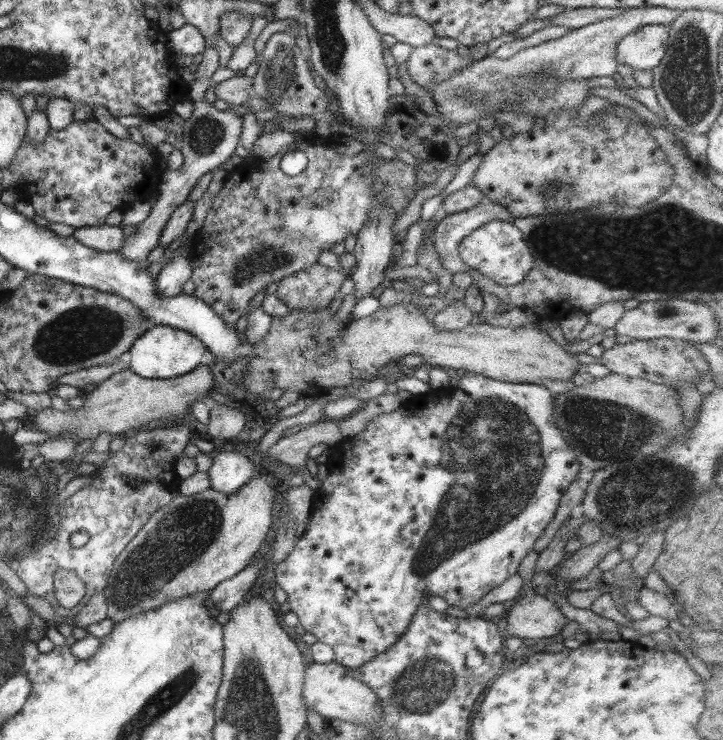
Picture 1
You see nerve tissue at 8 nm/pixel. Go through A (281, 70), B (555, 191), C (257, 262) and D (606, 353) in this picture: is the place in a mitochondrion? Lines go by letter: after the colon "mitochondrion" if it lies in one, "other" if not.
A: mitochondrion
B: mitochondrion
C: mitochondrion
D: other

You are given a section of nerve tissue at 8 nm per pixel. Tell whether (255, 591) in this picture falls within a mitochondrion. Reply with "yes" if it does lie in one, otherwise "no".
no

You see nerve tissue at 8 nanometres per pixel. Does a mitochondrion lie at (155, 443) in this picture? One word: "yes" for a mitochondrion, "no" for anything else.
yes

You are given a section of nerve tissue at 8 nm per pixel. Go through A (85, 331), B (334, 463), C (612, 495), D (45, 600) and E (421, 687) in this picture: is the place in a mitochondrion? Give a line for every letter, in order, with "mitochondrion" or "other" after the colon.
A: mitochondrion
B: other
C: mitochondrion
D: other
E: mitochondrion

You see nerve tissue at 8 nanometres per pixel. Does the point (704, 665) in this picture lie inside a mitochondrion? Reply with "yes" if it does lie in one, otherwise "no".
no

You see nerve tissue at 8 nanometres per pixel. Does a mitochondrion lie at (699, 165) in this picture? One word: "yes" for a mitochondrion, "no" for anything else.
no

